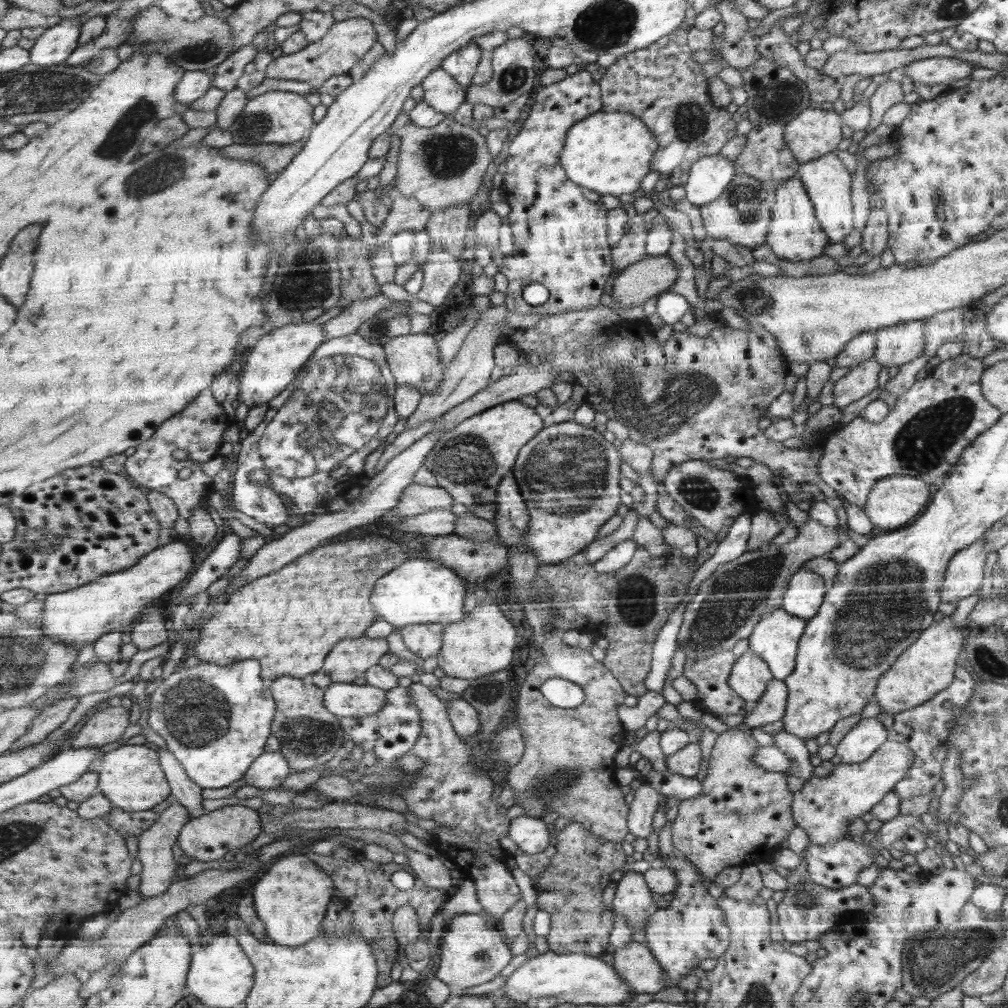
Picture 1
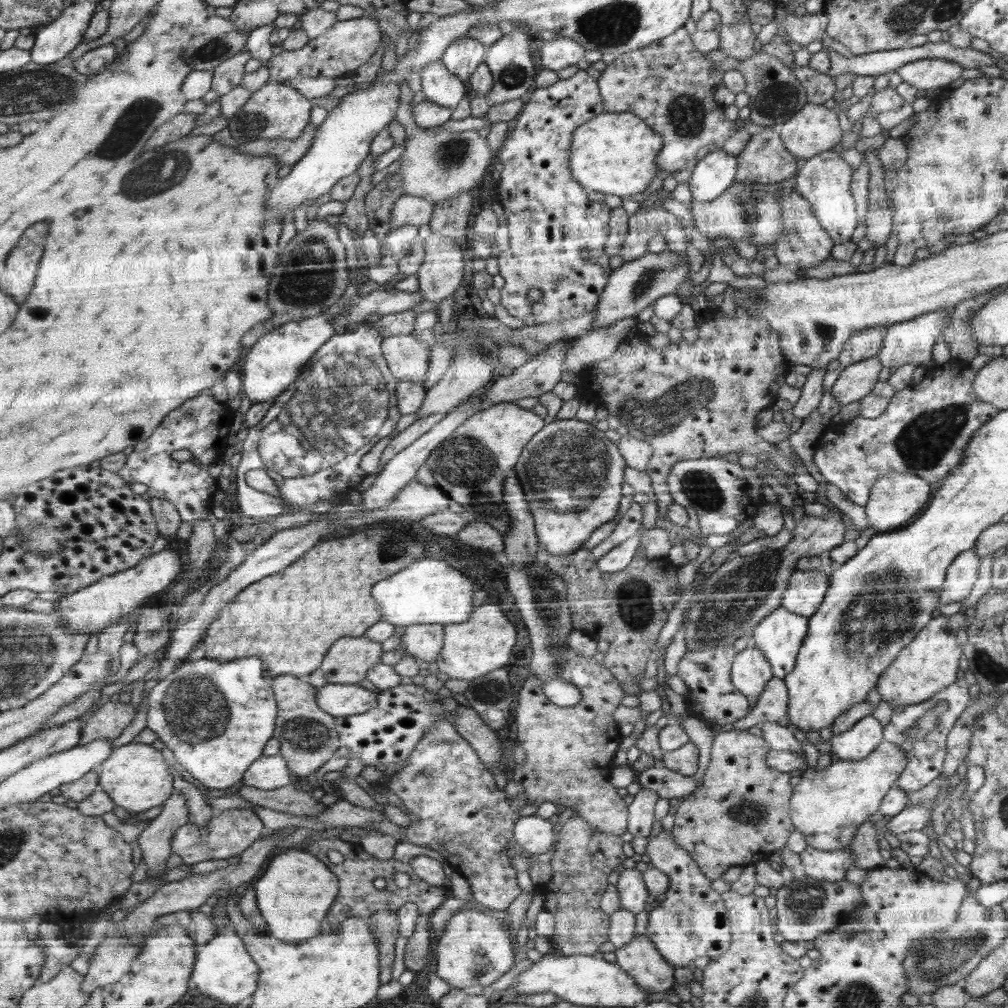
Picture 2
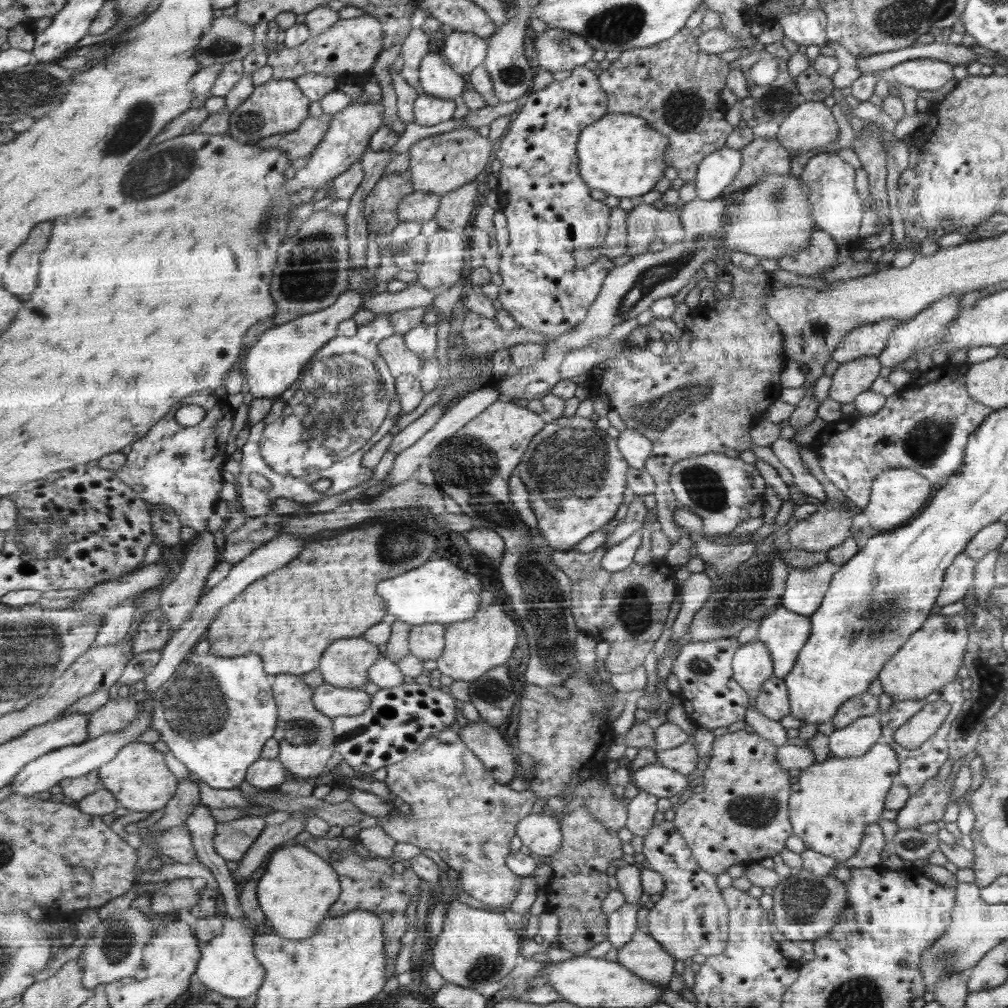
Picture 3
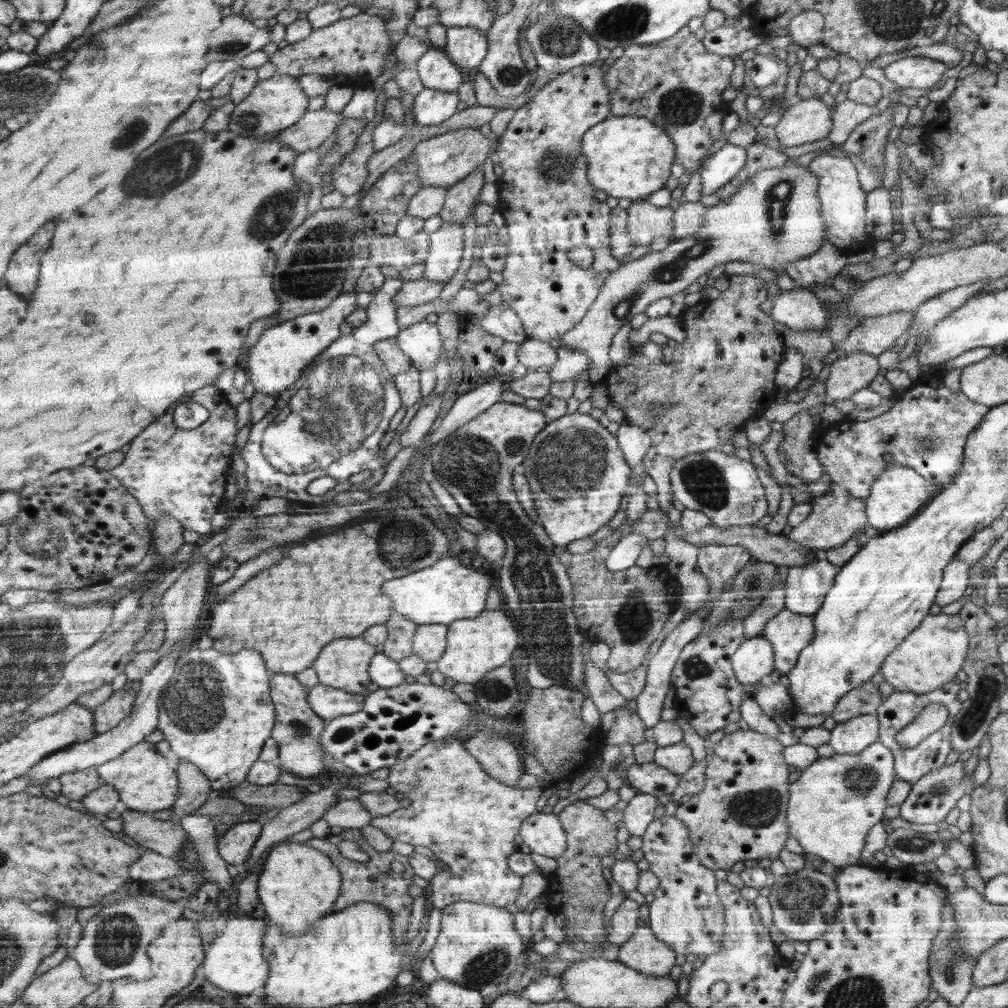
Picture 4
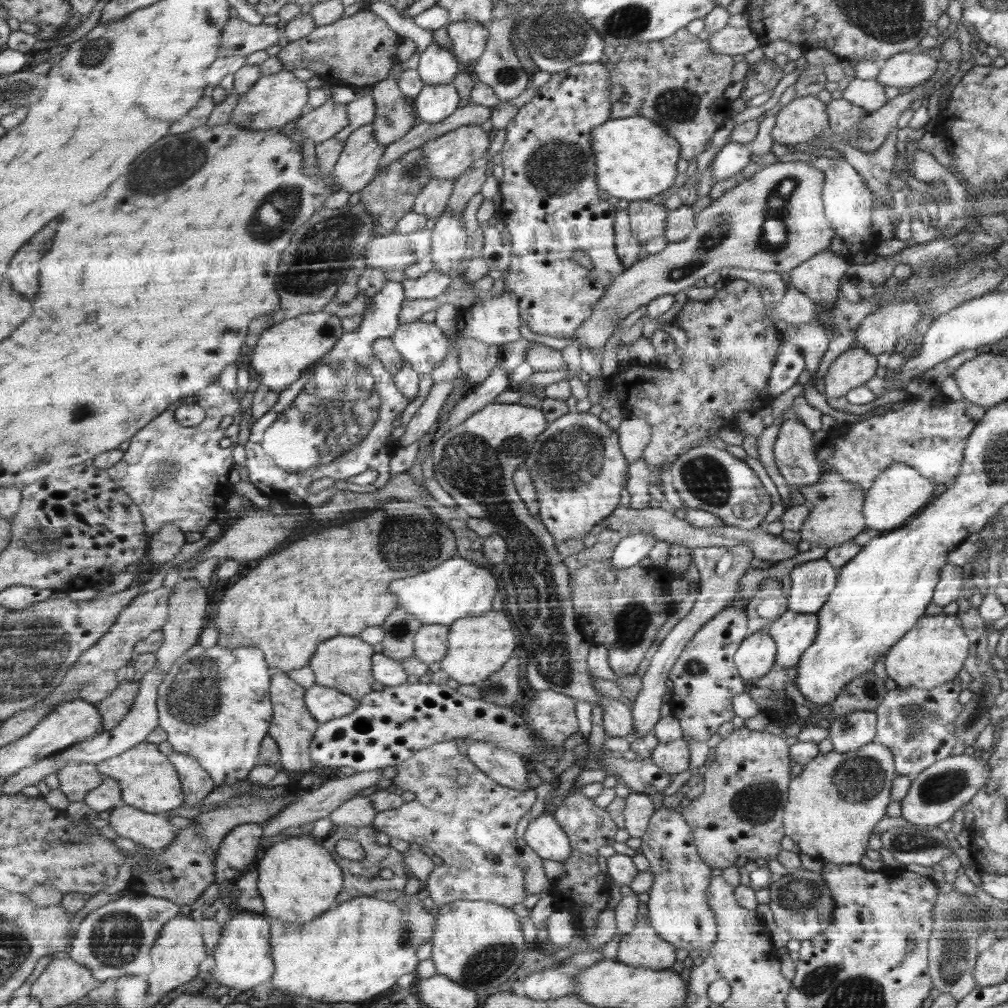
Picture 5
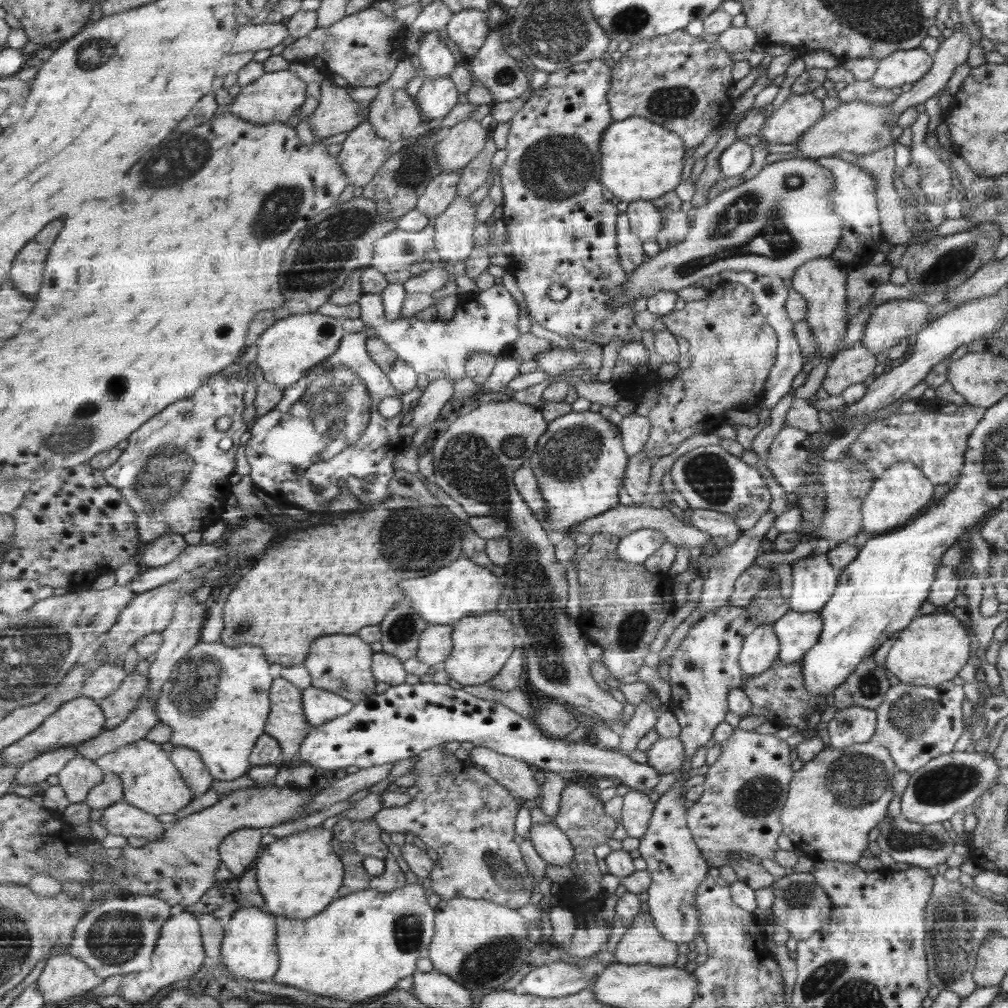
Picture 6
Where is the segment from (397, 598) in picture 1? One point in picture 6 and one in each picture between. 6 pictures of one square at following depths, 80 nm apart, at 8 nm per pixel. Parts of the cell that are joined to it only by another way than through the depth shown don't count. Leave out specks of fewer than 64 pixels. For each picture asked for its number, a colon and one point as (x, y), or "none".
2: (431, 592)
3: (437, 592)
4: (448, 591)
5: (458, 588)
6: (463, 588)

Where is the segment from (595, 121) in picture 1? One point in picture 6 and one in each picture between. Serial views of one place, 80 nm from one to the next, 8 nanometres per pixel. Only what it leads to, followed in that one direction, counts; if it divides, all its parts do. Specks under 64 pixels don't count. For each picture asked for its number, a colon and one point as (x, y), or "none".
2: (616, 153)
3: (623, 155)
4: (630, 157)
5: (636, 158)
6: (641, 160)

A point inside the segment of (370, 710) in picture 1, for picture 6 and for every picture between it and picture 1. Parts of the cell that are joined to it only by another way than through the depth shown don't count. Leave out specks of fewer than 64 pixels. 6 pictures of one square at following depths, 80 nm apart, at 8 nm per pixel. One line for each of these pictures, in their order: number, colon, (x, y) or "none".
2: (340, 700)
3: (332, 700)
4: (328, 703)
5: (325, 703)
6: (321, 706)

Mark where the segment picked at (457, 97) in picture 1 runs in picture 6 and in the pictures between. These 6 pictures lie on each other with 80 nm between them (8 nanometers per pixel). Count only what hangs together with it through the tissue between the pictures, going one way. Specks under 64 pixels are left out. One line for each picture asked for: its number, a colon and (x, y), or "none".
2: (438, 85)
3: (436, 77)
4: (435, 69)
5: (436, 65)
6: (436, 60)

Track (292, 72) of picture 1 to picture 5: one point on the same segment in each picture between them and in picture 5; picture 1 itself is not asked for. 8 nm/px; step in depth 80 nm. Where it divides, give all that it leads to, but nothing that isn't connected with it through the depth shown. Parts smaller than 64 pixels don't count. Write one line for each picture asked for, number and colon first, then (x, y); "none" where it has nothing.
2: (345, 46)
3: (351, 45)
4: (357, 45)
5: (360, 50)

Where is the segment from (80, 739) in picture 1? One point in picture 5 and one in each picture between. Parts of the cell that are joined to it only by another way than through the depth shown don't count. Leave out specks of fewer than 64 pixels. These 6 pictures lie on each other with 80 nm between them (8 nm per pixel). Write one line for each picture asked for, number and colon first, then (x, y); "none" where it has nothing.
2: (108, 722)
3: (119, 713)
4: (110, 715)
5: (115, 709)

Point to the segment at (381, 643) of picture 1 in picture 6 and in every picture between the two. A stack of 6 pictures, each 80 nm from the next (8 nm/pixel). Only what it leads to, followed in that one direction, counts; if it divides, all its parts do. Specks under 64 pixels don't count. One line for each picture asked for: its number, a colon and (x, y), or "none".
2: (350, 660)
3: (347, 664)
4: (344, 664)
5: (343, 662)
6: (341, 664)

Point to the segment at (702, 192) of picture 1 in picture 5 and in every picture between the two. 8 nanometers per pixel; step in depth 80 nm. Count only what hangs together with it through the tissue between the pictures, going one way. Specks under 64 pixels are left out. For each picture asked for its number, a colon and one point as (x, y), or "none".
2: (716, 172)
3: (716, 171)
4: (720, 168)
5: (733, 157)

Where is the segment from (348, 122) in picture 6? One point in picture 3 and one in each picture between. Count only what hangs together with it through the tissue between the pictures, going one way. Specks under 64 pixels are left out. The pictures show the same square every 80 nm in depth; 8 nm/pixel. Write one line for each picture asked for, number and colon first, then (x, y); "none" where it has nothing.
3: (299, 143)
4: (315, 127)
5: (325, 121)

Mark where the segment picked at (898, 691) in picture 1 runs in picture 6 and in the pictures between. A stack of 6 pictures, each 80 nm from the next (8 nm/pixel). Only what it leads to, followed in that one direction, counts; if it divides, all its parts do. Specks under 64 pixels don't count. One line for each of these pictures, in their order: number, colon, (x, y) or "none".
2: (930, 665)
3: (932, 660)
4: (933, 656)
5: (933, 654)
6: (931, 653)

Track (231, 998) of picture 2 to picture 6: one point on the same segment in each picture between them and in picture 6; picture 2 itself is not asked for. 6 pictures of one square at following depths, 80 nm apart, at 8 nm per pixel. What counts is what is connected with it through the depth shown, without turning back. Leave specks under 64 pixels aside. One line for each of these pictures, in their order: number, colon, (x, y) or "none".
3: (229, 965)
4: (234, 962)
5: (242, 959)
6: (249, 951)

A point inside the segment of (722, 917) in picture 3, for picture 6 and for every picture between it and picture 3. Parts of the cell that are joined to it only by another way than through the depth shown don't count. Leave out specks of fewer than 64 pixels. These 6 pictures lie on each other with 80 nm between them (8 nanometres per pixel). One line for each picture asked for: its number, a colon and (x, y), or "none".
4: (685, 914)
5: (678, 911)
6: (673, 861)

